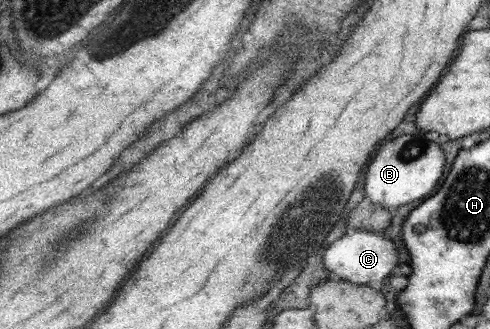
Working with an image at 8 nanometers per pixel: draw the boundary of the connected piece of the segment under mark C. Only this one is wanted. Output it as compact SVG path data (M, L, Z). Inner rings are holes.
M358 230L348 232L328 245L323 256L323 264L330 272L341 280L349 280L354 284L379 285L386 281L398 268L398 246L389 239L384 239L382 233Z

